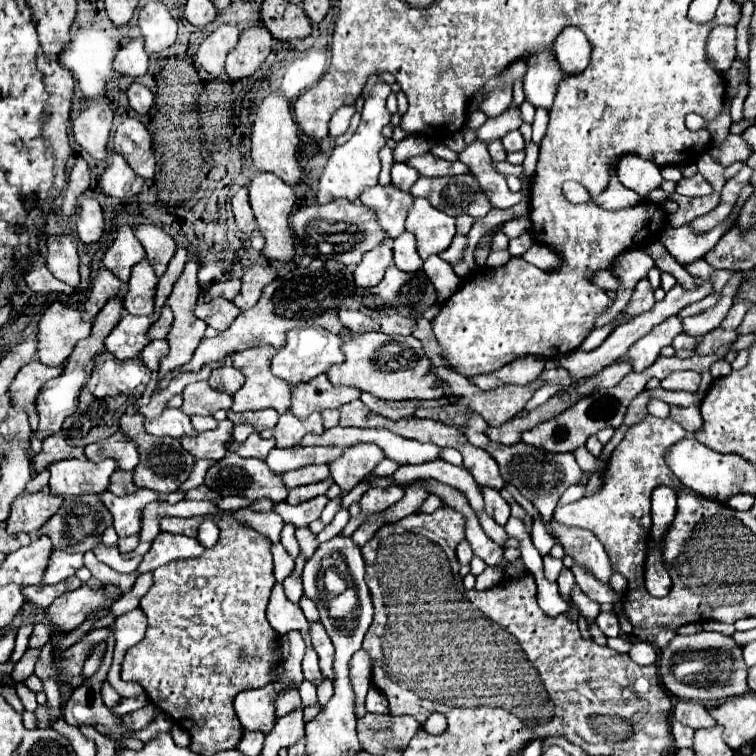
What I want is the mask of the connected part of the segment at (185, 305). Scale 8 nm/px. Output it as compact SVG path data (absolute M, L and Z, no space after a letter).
M192 255L190 261L188 261L186 267L184 267L180 279L174 283L174 289L172 289L170 297L168 297L168 305L170 305L172 313L174 313L174 323L172 323L170 333L168 333L170 353L160 361L160 377L164 377L168 371L172 371L172 369L176 369L176 367L182 367L182 365L190 363L190 359L192 359L192 355L194 355L194 351L196 351L200 339L204 337L204 333L206 333L206 329L208 329L208 325L206 325L202 319L194 317L193 312L194 306L201 293L197 279L198 267L200 267L198 255Z

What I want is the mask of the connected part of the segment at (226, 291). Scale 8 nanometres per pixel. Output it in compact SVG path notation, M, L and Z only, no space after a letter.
M230 279L230 281L222 281L222 283L214 283L206 295L204 301L212 301L216 297L224 297L224 299L232 299L236 297L236 293L240 291L240 279Z

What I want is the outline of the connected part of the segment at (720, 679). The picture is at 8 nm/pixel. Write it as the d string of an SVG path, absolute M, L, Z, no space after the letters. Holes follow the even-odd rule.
M700 631L696 635L676 635L668 647L660 651L660 679L664 687L682 699L710 701L748 693L748 667L742 659L742 649L732 643L732 637L714 631ZM682 663L700 663L700 669L680 669Z

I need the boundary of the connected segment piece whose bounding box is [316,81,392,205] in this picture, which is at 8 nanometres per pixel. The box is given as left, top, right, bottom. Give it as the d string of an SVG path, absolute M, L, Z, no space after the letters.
M380 81L372 89L370 99L366 99L366 103L364 103L362 119L360 119L360 125L358 125L356 133L352 135L352 139L346 141L344 145L338 145L332 149L332 155L330 155L330 159L324 167L324 173L320 177L320 183L318 183L316 199L320 205L326 205L340 197L346 197L348 201L356 201L364 187L372 187L378 183L378 175L380 175L378 151L386 145L386 137L382 135L382 129L390 123L390 113L386 111L386 97L390 93L392 93L390 85Z

